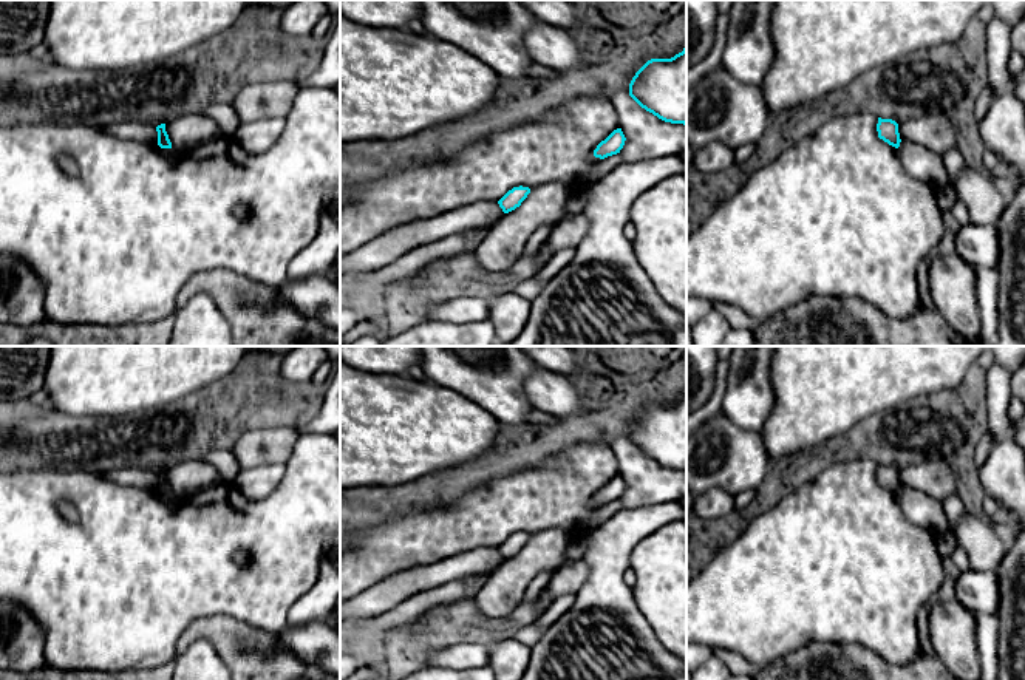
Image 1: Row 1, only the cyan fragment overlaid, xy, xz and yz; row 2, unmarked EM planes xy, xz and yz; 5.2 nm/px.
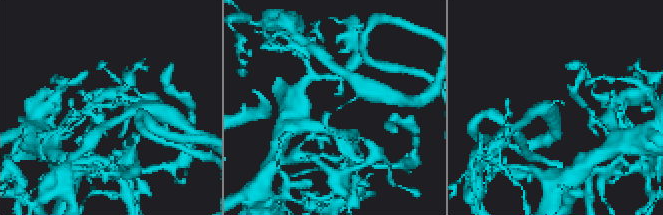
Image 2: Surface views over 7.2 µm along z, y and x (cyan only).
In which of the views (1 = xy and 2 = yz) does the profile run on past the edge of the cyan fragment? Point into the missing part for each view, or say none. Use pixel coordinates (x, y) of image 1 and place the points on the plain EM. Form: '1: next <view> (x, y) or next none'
1: next none
2: next none

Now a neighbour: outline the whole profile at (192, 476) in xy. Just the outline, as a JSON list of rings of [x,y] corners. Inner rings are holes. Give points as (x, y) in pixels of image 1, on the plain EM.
[[[203,459],[179,462],[165,470],[172,495],[184,501],[199,491],[210,490],[221,482],[218,470]]]

